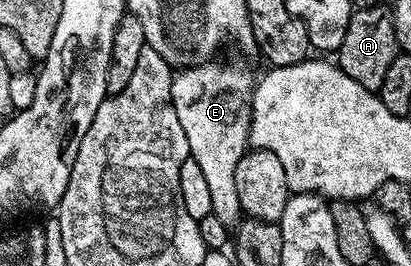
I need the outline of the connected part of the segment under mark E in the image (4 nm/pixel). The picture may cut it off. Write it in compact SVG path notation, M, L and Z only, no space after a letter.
M220 59L204 61L201 65L192 65L178 70L171 78L171 102L173 111L177 111L177 119L185 130L185 139L189 139L190 160L201 167L205 175L205 183L209 187L209 195L213 198L211 213L221 219L229 227L238 226L241 210L237 199L237 163L241 163L243 154L249 148L251 136L251 94L253 80L239 65L226 65Z

